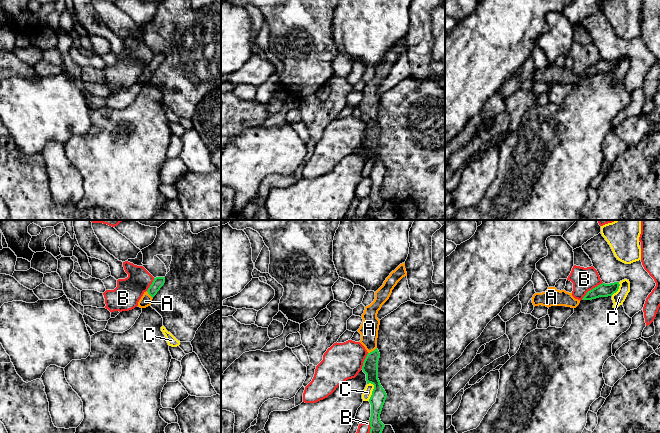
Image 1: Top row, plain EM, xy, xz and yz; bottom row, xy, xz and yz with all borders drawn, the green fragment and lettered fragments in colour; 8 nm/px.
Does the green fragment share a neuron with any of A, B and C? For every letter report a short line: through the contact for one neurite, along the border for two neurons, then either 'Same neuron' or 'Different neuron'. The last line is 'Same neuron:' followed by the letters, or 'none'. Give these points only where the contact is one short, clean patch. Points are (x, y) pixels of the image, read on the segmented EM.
A: Line: xz (370, 365), (372, 351), (369, 341), (369, 328). Same neuron
B: Different neuron
C: Line: xz (370, 382), (373, 385), (373, 390), (368, 400). Different neuron
Same neuron: A

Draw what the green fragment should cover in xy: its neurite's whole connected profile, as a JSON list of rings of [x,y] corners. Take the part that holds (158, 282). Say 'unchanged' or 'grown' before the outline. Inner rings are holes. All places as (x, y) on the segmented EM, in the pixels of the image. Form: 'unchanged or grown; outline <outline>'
grown; outline [[[156,277],[154,278],[152,284],[148,288],[146,292],[144,292],[143,296],[138,302],[138,307],[140,308],[146,308],[151,305],[151,301],[153,297],[157,294],[157,292],[160,290],[160,288],[165,283],[165,277]]]

